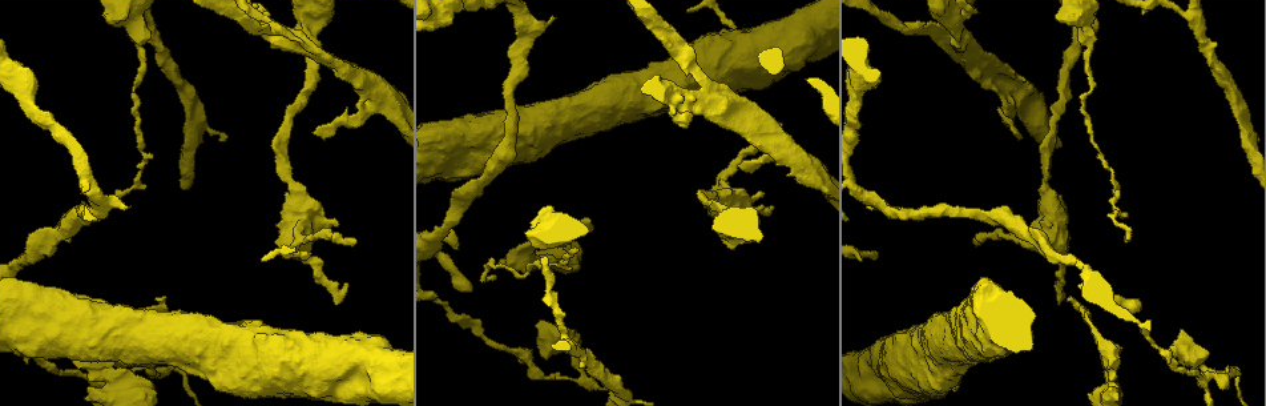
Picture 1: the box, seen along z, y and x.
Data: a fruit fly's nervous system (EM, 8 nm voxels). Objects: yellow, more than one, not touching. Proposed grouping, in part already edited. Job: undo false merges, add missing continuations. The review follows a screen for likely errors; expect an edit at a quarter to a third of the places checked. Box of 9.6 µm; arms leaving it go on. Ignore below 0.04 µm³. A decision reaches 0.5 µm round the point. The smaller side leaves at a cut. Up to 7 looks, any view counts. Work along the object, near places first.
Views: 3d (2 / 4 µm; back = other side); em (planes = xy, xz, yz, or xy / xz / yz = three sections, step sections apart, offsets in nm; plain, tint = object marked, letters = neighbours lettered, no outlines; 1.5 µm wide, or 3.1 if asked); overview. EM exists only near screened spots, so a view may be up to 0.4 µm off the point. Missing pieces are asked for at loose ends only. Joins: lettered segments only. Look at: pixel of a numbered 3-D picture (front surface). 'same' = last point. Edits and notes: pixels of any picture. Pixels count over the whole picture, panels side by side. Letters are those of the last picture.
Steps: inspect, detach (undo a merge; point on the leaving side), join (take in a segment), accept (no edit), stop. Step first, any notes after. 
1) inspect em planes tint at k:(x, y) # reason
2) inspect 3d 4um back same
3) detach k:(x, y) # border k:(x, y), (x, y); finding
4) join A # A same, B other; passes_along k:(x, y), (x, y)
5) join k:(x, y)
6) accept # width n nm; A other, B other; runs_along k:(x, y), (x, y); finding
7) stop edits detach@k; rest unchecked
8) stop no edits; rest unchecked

inspect em planes letters at 1:(535, 325) # an open end

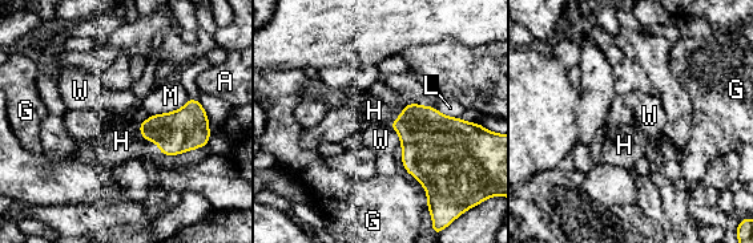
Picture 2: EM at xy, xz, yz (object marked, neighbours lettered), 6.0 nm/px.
accept # A other, G other, H other, L other, M other, W other; border 2:(136, 124), (141, 137); no lettered segment goes on from it

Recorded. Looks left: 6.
inspect 3d 2um at 1:(764, 193) # free end

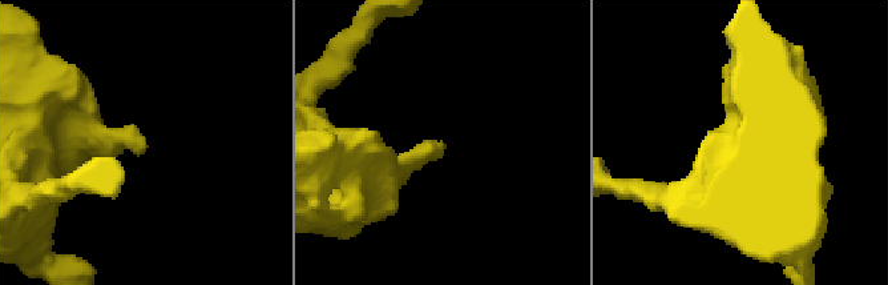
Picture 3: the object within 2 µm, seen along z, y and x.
inspect em planes letters at 3:(145, 140)

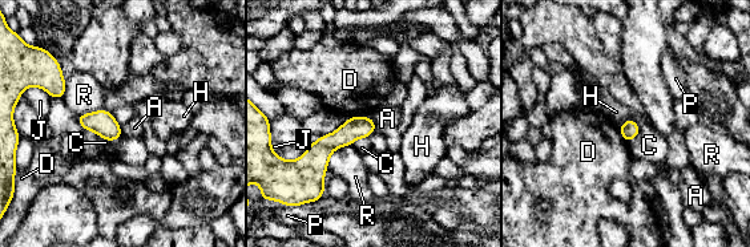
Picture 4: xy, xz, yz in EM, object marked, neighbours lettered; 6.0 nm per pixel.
accept # A other, C other, D other, H other, J other, P other, R other; border 4:(120, 126), (123, 136); no lettered segment goes on from it

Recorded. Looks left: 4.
inspect 3d 2um at 1:(782, 122)

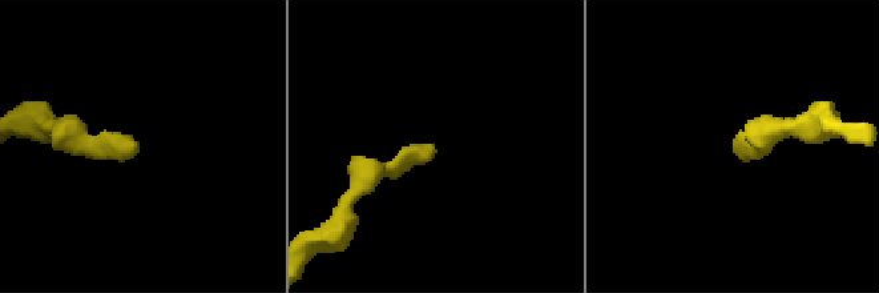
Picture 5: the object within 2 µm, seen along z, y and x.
inspect em planes letters at 5:(736, 154) # need the tissue

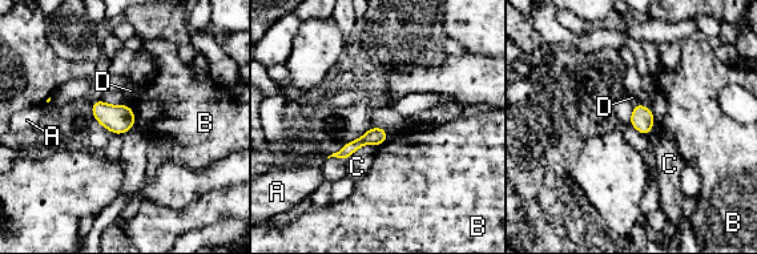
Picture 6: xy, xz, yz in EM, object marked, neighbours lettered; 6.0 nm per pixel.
accept # A other, B other, C other, D other; runs_along 6:(382, 130), (339, 154); no lettered segment goes on from it

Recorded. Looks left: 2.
stop no edits; rest unchecked

